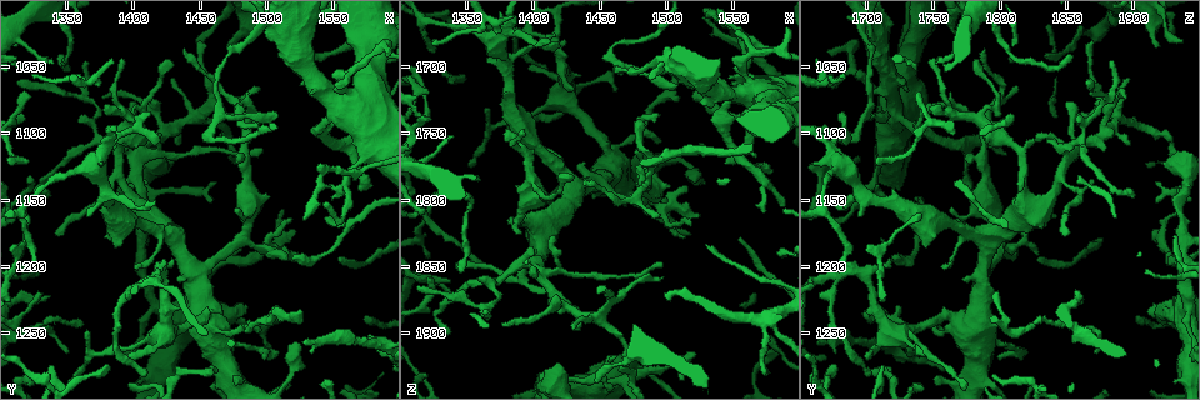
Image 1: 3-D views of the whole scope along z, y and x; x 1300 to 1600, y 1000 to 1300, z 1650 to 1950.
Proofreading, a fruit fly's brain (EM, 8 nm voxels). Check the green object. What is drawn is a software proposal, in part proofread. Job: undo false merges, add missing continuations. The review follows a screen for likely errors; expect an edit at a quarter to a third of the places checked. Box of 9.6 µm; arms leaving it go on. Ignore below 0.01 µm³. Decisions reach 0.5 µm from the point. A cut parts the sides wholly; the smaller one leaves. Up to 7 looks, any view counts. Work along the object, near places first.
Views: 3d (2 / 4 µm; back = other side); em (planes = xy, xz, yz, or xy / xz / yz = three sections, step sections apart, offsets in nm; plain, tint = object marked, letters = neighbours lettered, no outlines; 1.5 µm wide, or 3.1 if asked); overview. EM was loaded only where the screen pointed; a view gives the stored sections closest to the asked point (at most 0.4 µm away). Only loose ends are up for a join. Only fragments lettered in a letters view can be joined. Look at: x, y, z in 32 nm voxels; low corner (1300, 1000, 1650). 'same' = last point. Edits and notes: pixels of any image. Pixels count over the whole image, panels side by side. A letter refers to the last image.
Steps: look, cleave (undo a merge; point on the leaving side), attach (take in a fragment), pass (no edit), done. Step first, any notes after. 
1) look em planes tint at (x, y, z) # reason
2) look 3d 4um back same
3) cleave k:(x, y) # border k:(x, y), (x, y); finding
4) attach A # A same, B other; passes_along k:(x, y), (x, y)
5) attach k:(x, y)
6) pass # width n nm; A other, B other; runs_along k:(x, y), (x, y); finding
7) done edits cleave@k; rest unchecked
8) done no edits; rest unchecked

look em 3.1um planes letters at (1514, 1194, 1788) # free end

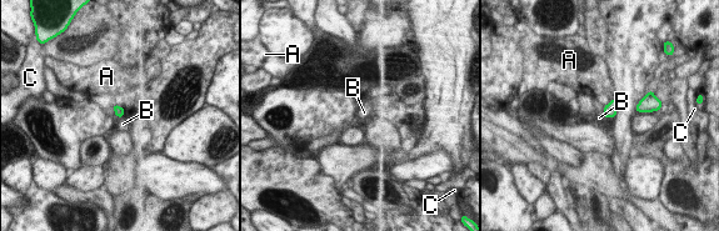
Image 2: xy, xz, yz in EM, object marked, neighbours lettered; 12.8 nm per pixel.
pass # A other, B other, C other; border 2:(124, 113), (119, 117); no lettered fragment goes on from it

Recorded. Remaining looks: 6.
look 3d 4um at (1470, 1036, 1918) # stops while still wide

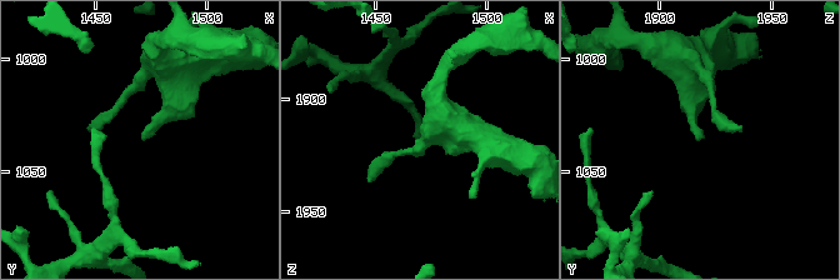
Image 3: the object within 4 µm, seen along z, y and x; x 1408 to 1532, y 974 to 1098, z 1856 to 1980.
look em planes letters at (1472, 1036, 1918)

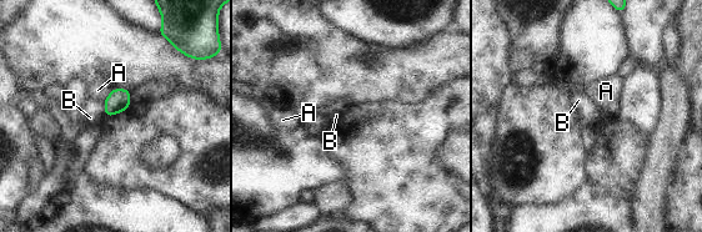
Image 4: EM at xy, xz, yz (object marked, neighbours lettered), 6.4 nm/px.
pass # A other, B other; border 4:(103, 102), (106, 116); none of them fits

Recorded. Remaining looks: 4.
look em planes letters at (1324, 1058, 1682) # thin end

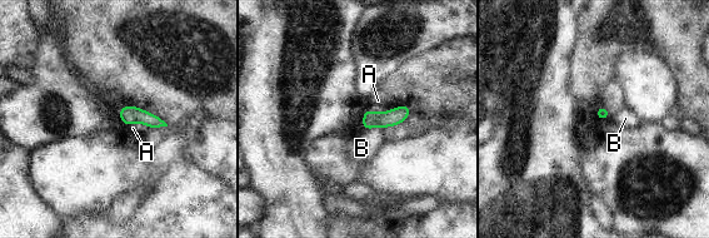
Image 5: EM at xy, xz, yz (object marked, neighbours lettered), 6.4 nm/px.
pass # longest_contact A 90 nm; A other, B other; border 5:(374, 127), (365, 130); none of them fits

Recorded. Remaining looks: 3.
done no edits; rest unchecked

